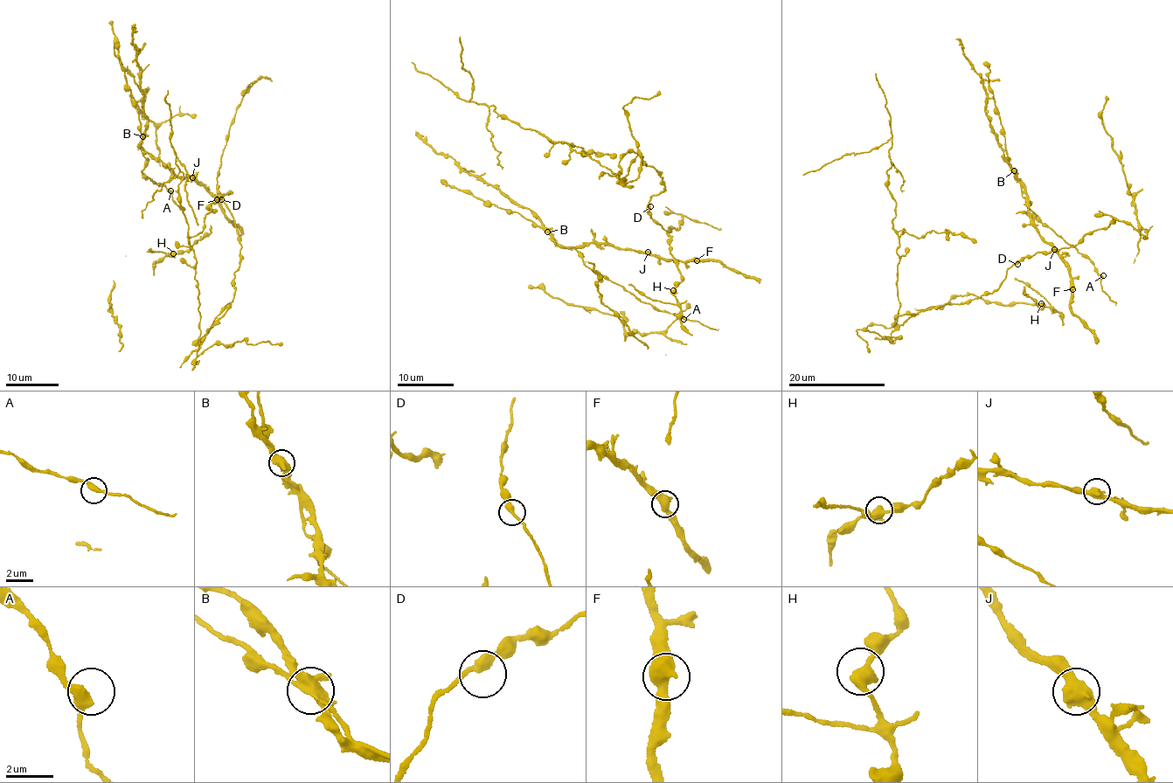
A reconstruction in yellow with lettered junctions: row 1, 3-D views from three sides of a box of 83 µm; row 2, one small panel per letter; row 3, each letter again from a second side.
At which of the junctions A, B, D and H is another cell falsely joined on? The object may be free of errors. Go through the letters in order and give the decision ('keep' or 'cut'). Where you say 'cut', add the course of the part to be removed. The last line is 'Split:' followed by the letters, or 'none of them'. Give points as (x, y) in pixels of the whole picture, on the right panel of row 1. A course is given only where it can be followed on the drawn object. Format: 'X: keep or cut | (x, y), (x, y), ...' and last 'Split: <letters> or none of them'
A: keep
B: keep
D: keep
H: keep
Split: none of them

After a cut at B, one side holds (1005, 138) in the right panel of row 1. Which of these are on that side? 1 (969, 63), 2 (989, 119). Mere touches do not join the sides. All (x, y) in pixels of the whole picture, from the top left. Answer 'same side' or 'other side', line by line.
1: other side
2: other side

